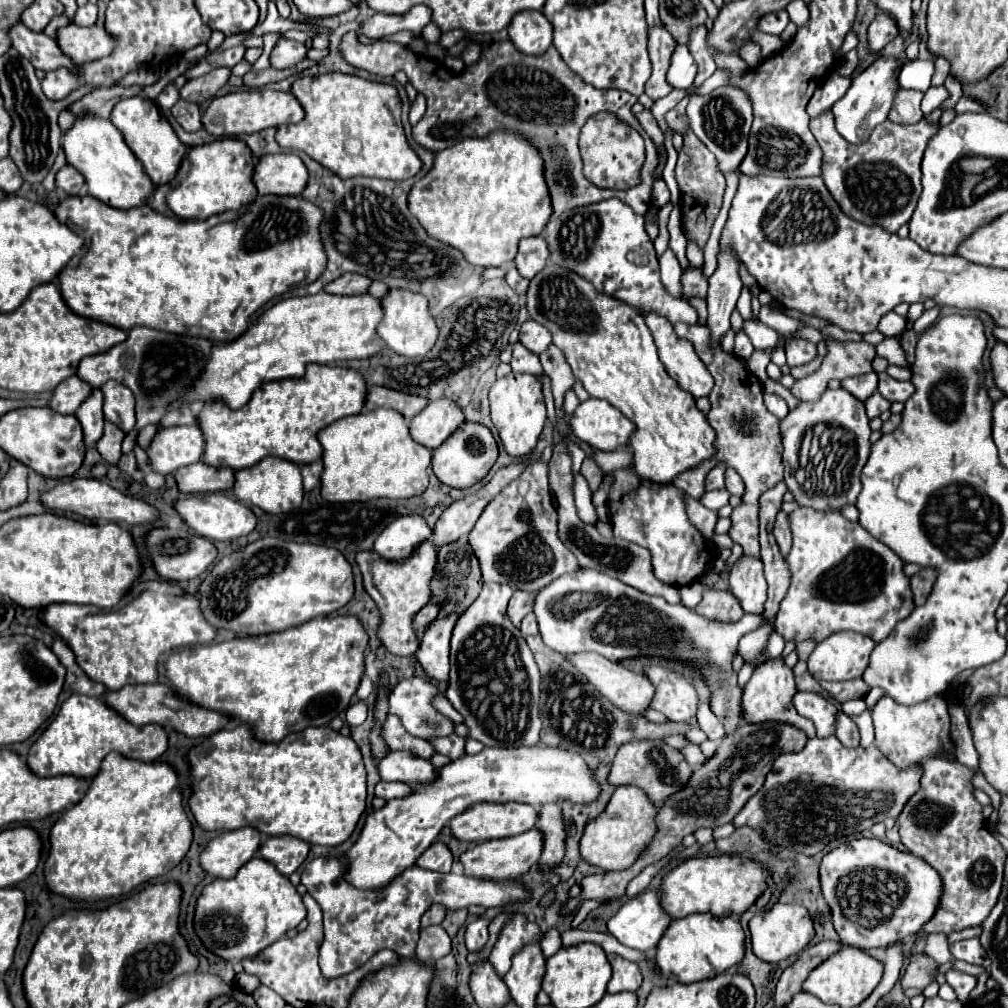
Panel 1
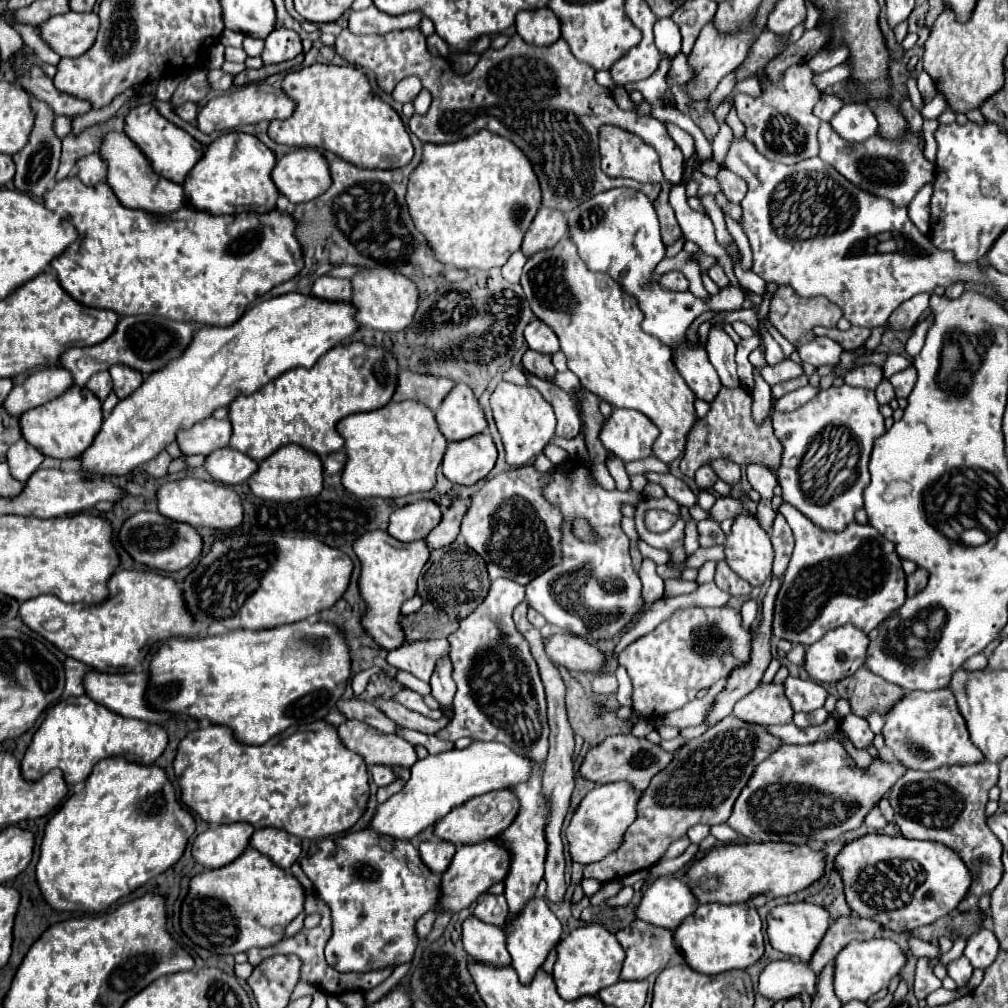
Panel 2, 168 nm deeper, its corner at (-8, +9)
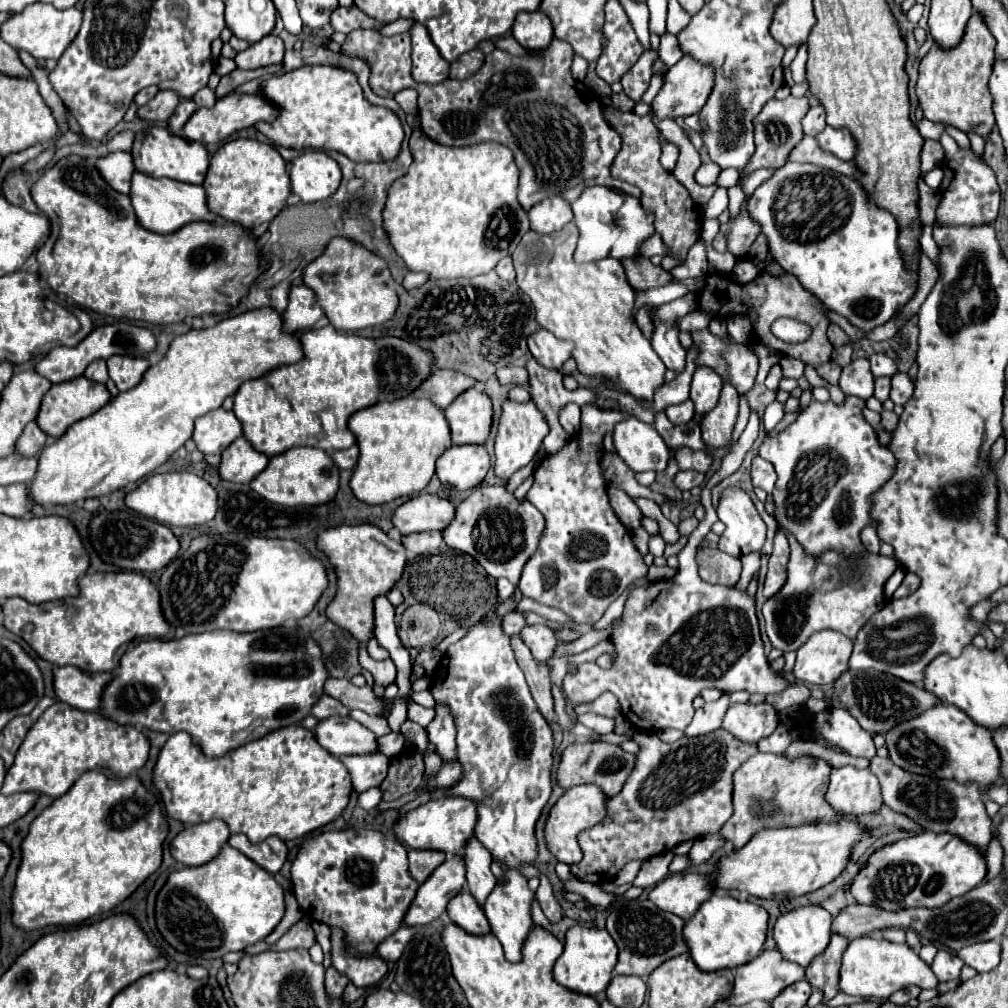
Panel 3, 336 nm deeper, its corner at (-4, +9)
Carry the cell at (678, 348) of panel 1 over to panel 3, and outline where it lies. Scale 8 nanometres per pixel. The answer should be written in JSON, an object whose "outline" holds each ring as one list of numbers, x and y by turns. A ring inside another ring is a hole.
{"outline":[[706,366,696,368,692,390,690,390,694,412,696,414,710,412,716,406,716,400,720,398,720,388,722,388,722,378,712,368,706,368]]}

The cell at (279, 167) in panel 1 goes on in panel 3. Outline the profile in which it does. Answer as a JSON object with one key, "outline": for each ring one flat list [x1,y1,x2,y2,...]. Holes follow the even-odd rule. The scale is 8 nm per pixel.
{"outline":[[308,150,292,160,290,184,292,192,302,198,302,202,312,204,330,198,340,186,342,172,336,160,326,152]]}

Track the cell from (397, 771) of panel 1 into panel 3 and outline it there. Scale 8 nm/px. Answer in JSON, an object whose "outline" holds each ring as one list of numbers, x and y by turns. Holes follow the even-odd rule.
{"outline":[[330,716,320,720,312,732,316,734,318,744,332,756,368,754,378,750,374,734,348,716]]}

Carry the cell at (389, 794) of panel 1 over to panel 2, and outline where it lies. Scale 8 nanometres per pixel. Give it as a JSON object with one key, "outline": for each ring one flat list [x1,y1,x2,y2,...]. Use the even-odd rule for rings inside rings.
{"outline":[[372,766,370,774,372,774,372,780,376,782,376,786,388,786,388,784,392,784,392,780,396,780,394,770,384,768,384,766]]}

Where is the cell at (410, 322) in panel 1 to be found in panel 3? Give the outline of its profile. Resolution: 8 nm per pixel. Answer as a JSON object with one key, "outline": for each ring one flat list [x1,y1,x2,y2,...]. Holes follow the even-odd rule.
{"outline":[[332,238,324,252,302,270,304,286,314,290,320,308,336,330,360,330,384,324,398,306,396,282,388,264,362,244,348,238]]}

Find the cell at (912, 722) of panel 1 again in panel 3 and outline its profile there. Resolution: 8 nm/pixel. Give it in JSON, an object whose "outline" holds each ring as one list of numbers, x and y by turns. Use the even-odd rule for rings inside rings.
{"outline":[[938,704,918,718,892,728,886,732,886,746,890,760,912,774,956,780,960,784,974,782,982,790,1004,782,1000,780,1000,754,992,744,992,732,980,728,980,724,972,724,970,716,964,716,960,708,950,704]]}

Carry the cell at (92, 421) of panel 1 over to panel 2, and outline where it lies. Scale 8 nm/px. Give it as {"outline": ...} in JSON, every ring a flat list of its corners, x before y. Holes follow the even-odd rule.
{"outline":[[98,372,96,376,92,376,86,384,86,388,100,400,104,402,106,396,112,392,112,378,110,378,110,372]]}

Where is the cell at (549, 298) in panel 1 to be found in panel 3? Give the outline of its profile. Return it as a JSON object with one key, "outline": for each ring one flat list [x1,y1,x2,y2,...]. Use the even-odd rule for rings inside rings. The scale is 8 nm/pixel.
{"outline":[[572,222,552,234,526,232,512,254,516,284,532,298,538,324,554,332,556,338,574,344,572,358,578,362,578,372,608,376,632,396,652,402,654,390,664,384,666,368,632,320,634,290,624,276,620,260,576,264,574,248,576,226]]}

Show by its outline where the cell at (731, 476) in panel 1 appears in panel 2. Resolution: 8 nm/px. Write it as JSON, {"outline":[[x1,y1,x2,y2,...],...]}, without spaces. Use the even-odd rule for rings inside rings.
{"outline":[[714,460,710,462,710,466,716,470,718,478,728,484,738,484,742,478,742,468,730,460]]}

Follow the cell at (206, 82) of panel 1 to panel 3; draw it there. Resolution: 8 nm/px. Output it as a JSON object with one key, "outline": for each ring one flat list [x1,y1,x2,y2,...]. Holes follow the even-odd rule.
{"outline":[[160,90,146,106,138,108,138,118,146,122,166,122,180,102,180,96,172,90]]}

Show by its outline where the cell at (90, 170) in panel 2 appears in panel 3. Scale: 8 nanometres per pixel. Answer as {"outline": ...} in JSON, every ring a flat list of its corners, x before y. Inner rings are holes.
{"outline":[[112,152,98,160,98,170,108,180,108,184,118,190,120,194,130,194,132,174,136,170,130,152]]}

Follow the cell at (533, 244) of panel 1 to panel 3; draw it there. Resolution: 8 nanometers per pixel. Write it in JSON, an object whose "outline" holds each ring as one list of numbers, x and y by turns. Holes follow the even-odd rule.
{"outline":[[552,196,532,206,528,212,528,218,530,218,532,230,550,234,560,230,564,224,572,222,572,208,570,208,570,202,564,200,562,196]]}

